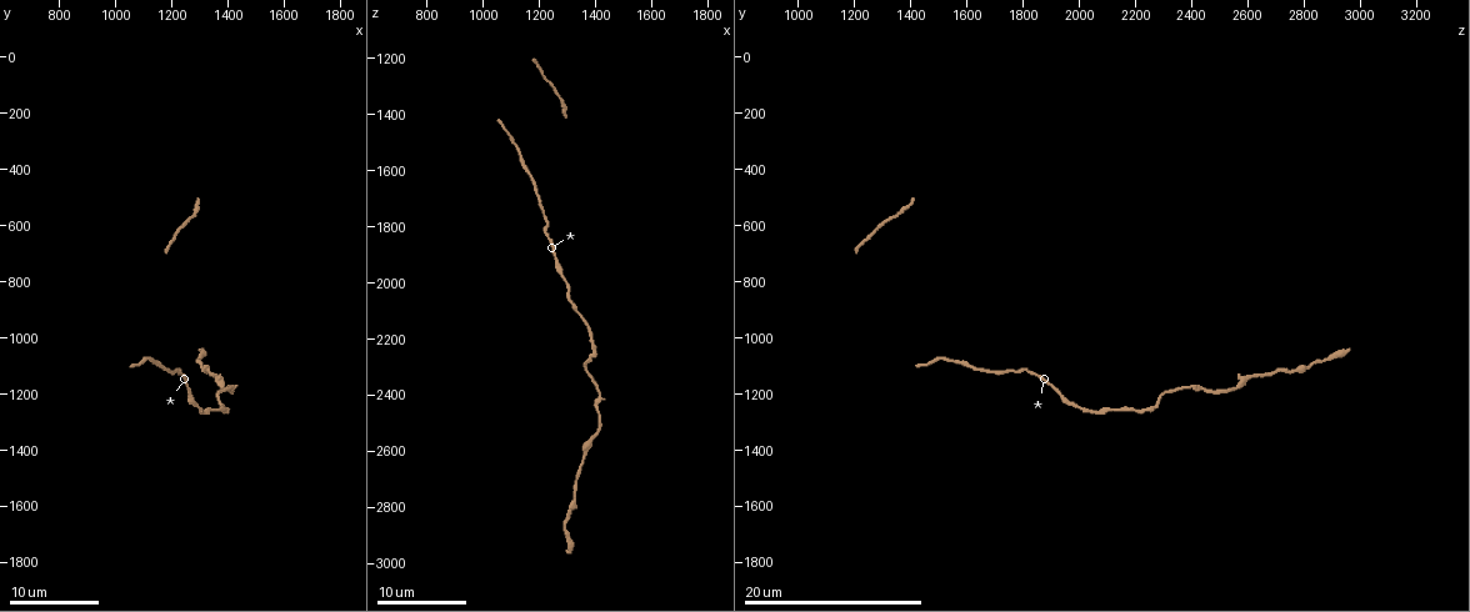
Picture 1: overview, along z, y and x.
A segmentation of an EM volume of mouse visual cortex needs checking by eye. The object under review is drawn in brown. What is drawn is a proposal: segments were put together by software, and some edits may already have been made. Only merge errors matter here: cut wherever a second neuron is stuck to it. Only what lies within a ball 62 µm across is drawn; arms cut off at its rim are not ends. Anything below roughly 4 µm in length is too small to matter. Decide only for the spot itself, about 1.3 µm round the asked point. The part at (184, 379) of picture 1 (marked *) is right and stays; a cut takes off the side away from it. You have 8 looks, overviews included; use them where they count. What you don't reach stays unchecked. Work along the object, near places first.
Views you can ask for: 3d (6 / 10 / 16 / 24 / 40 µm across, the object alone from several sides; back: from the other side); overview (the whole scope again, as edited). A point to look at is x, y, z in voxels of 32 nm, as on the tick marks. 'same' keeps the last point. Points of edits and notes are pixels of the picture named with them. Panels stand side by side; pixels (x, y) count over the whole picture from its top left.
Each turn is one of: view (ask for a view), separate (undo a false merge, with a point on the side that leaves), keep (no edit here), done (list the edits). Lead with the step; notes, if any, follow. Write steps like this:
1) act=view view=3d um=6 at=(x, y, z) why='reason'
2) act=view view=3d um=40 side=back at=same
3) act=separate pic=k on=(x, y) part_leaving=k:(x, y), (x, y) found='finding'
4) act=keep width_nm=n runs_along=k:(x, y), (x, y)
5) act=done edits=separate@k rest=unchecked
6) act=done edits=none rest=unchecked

act=view view=3d um=10 at=(1370, 1230, 2280) why='sudden change in width'

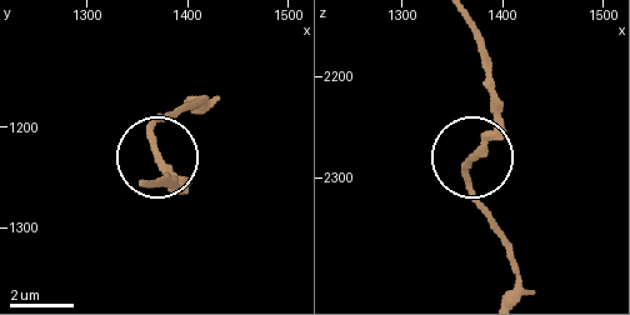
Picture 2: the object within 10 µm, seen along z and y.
act=view view=3d um=6 at=(1366, 1222, 2286)

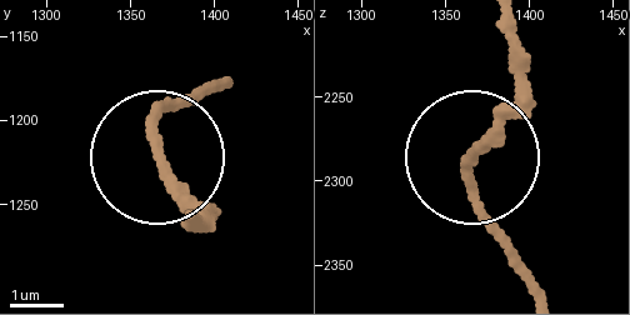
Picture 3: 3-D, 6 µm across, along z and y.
act=keep runs_along=3:(504, 33), (513, 100), (476, 154), (473, 194), (508, 243) found='continuous, no second neuron'

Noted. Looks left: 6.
act=view view=3d um=16 at=(1330, 1250, 2110) why='calibre changes'

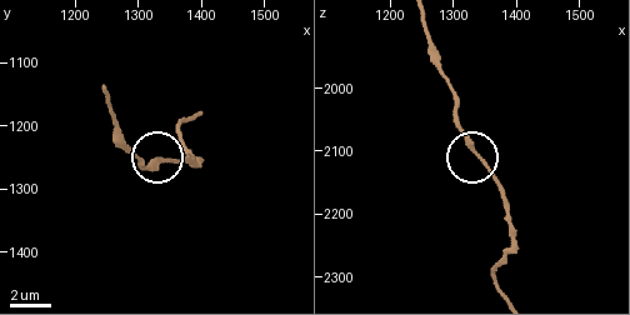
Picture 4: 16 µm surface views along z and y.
act=keep width_nm=260 runs_along=4:(421, 20), (431, 55), (451, 90), (466, 145), (508, 199) found='all the same neuron'

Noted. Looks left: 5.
act=view view=3d um=10 at=(1400, 1190, 2460) why='thick turns thin'

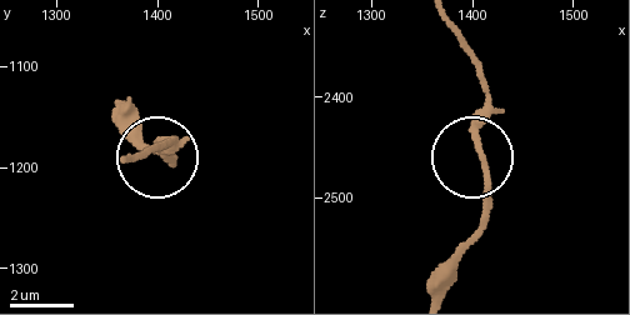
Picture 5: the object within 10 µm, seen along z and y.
act=view view=3d um=6 at=same

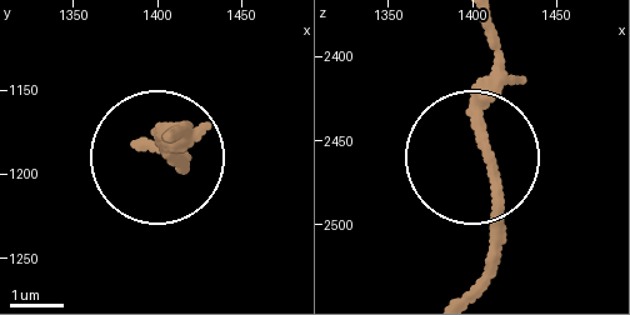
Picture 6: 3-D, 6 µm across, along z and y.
act=keep found='one neuron here'

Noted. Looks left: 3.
act=view view=3d um=10 at=(1370, 1140, 2600) why='calibre changes'

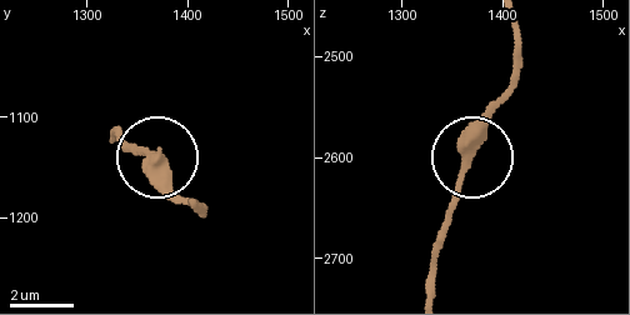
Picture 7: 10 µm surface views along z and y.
act=keep runs_along=7:(516, 24), (514, 89), (486, 120), (444, 239) found='continuous, no second neuron'

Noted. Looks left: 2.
act=done edits=none rest=unchecked

